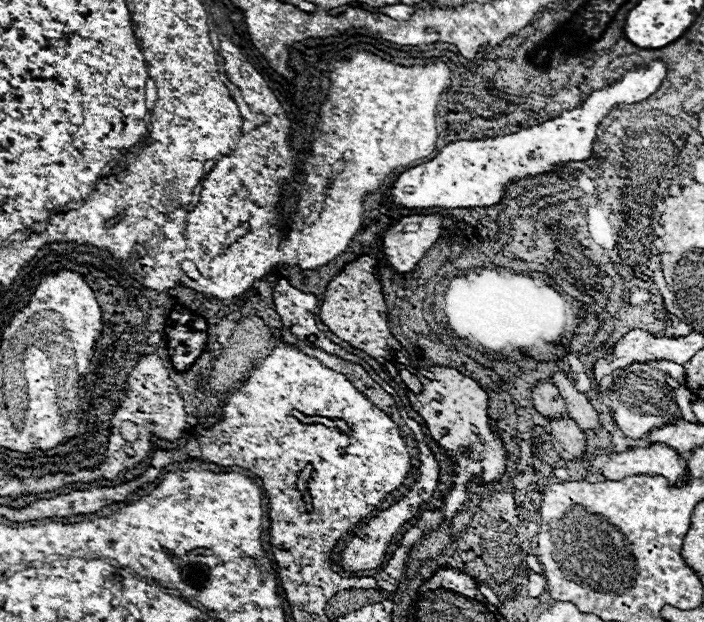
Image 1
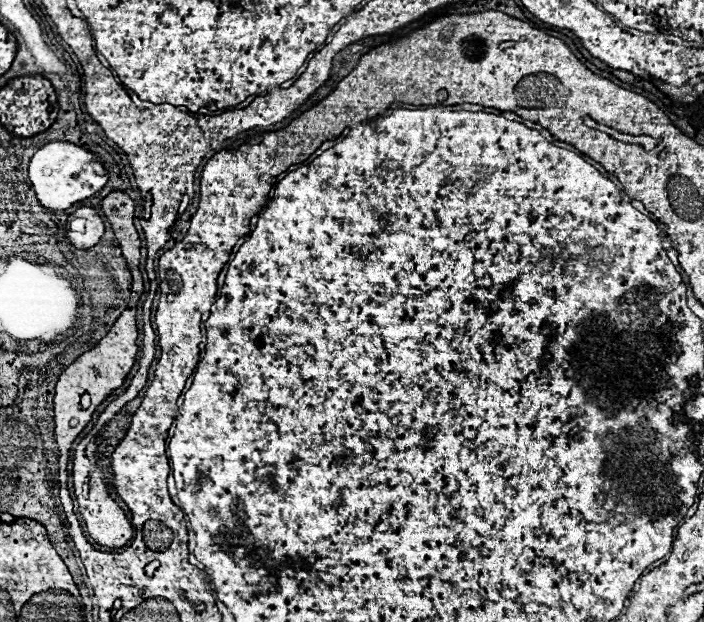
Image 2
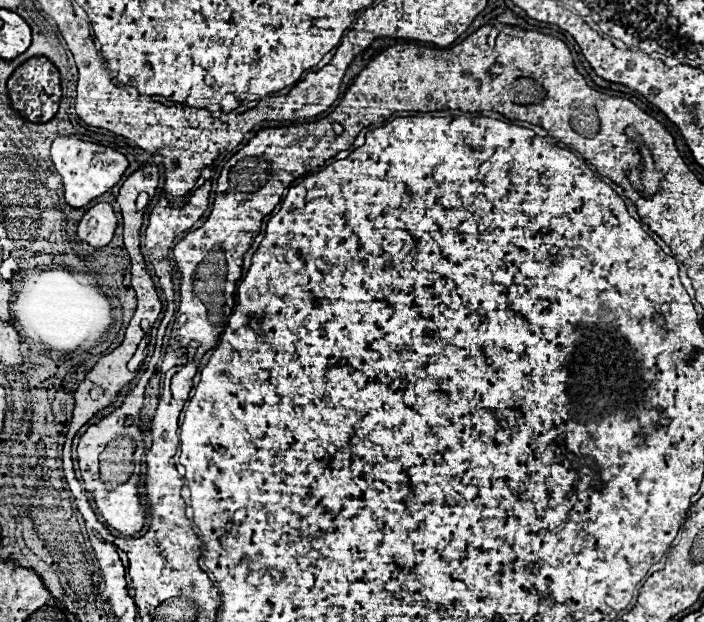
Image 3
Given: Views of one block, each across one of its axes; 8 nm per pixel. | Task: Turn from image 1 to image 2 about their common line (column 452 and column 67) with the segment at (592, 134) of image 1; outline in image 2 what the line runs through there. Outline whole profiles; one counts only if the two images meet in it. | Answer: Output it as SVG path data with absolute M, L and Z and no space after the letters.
M62 140L44 144L32 156L30 170L28 170L40 204L48 210L66 210L74 202L86 200L86 198L94 196L96 192L100 192L106 186L108 176L96 174L96 170L92 168L92 160L98 160L98 156L80 148L80 146L76 146L76 144L62 142Z

